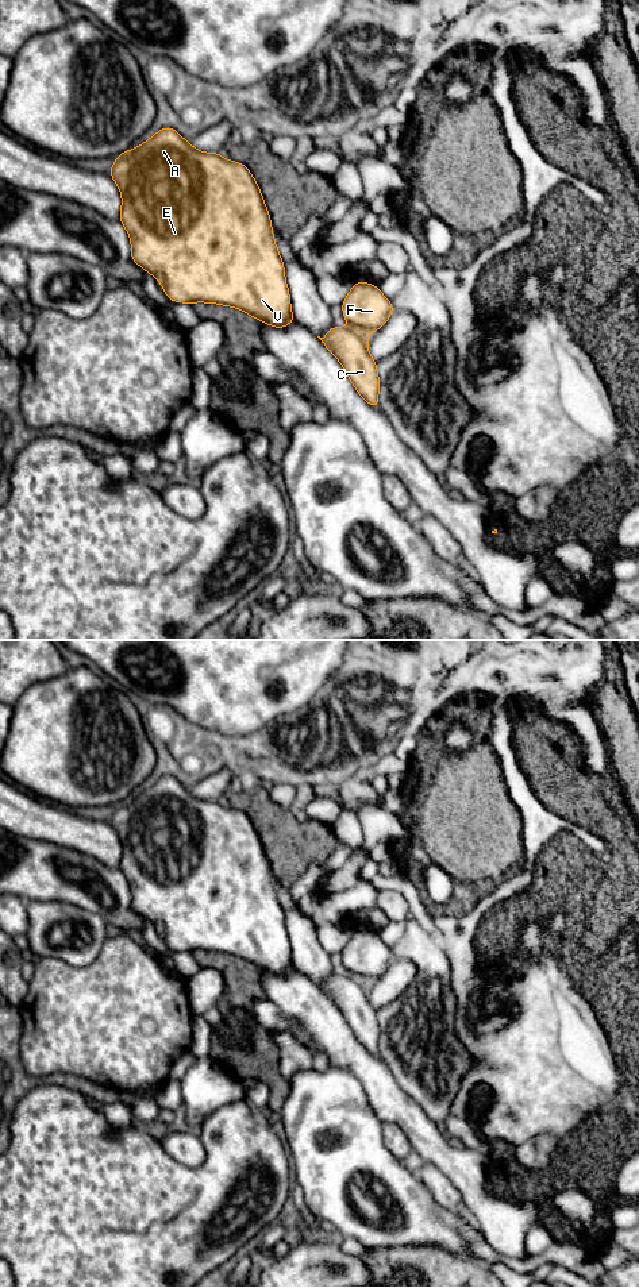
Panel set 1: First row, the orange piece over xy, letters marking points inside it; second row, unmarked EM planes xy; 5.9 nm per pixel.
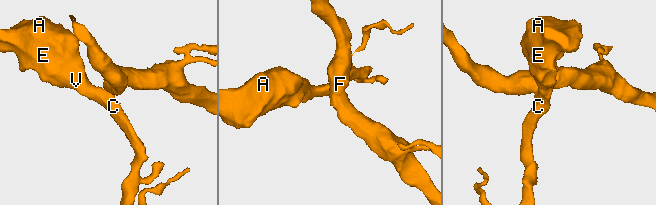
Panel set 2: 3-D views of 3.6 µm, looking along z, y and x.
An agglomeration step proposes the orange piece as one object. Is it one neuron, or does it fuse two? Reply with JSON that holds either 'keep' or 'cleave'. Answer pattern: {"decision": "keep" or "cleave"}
{"decision": "cleave"}

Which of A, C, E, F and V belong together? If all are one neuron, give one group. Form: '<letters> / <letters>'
A C E V / F

